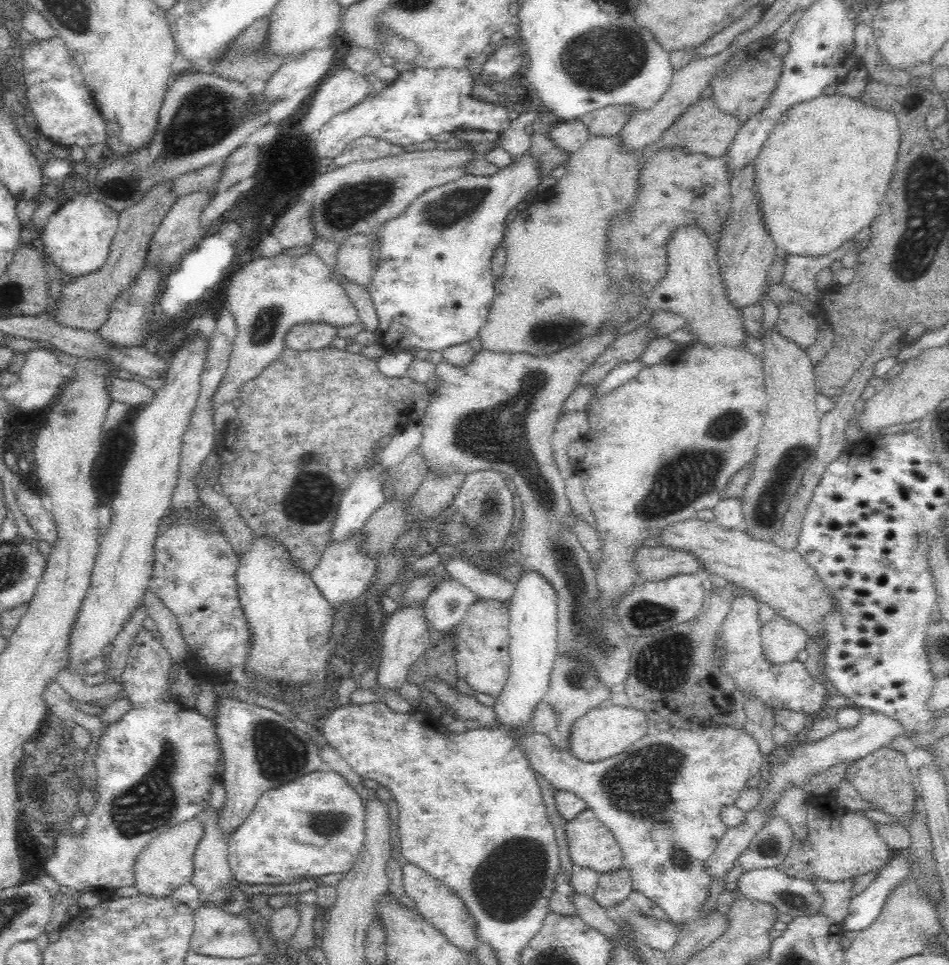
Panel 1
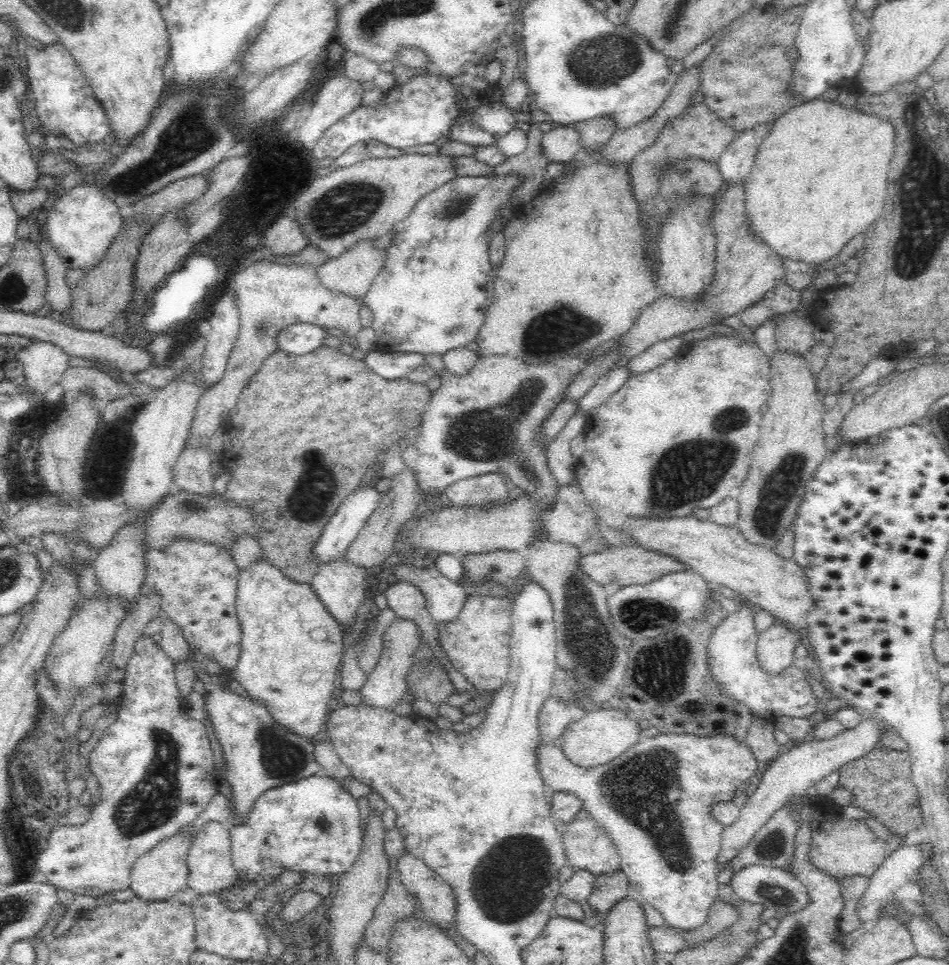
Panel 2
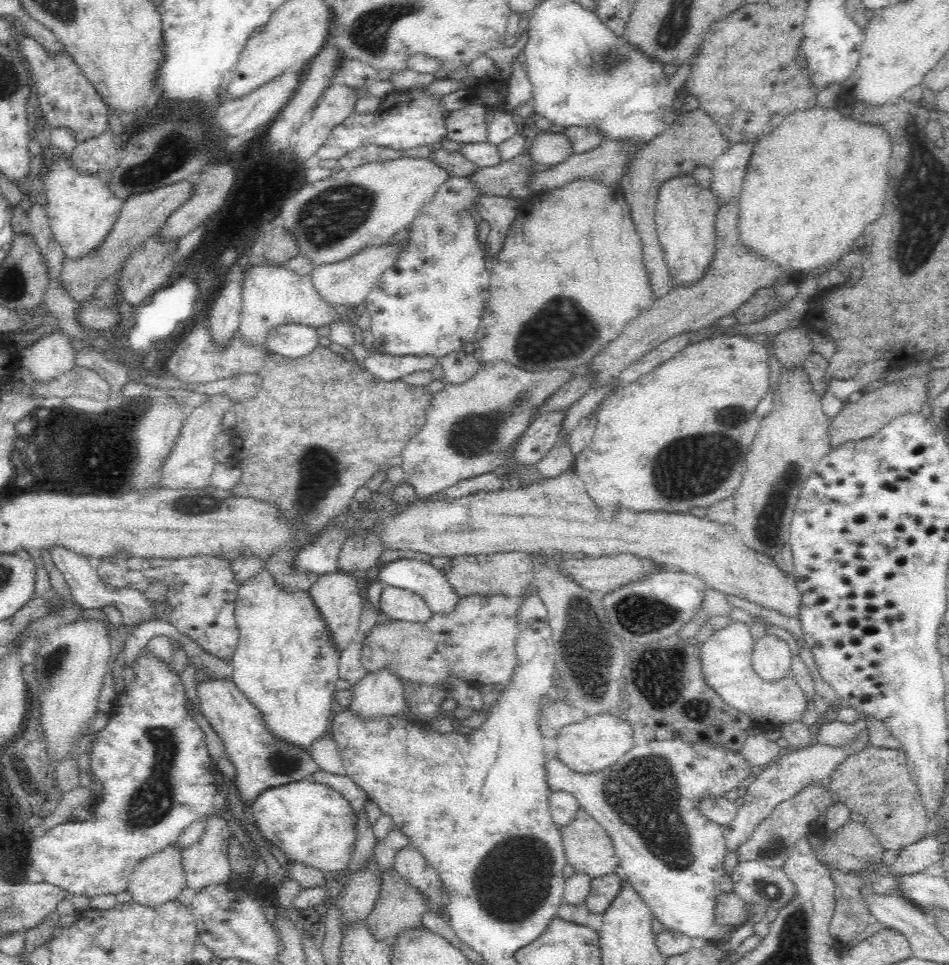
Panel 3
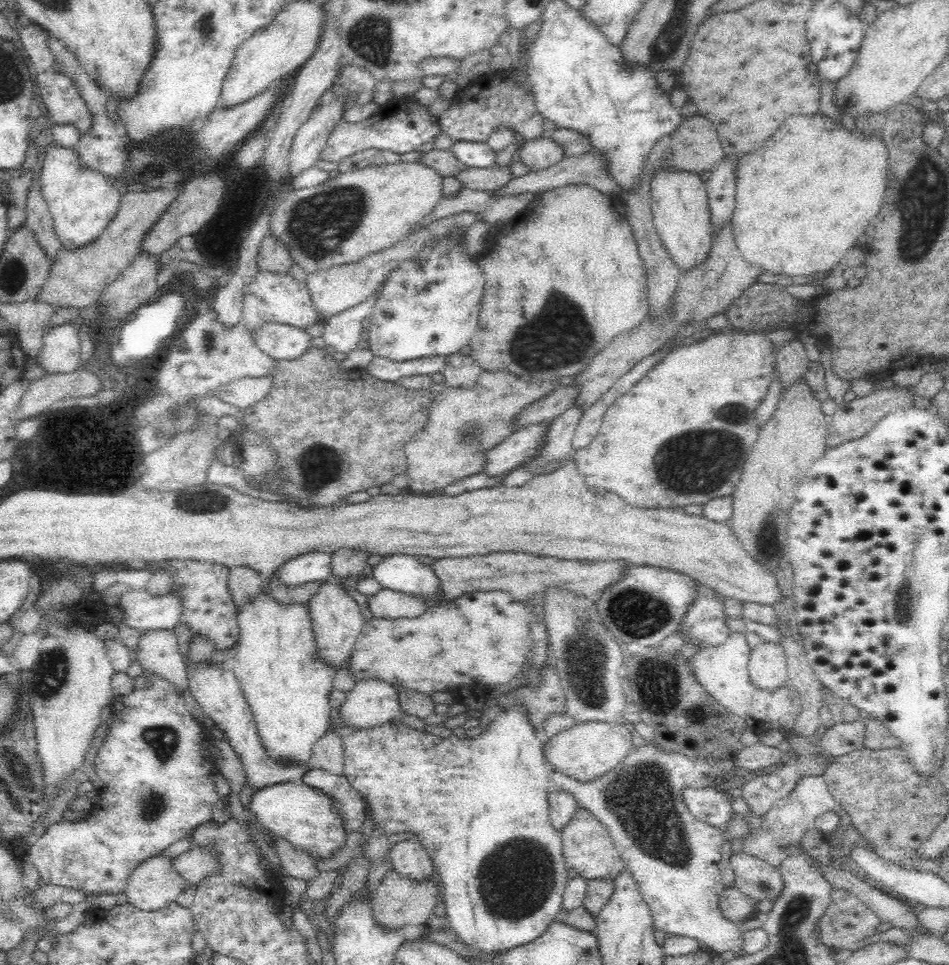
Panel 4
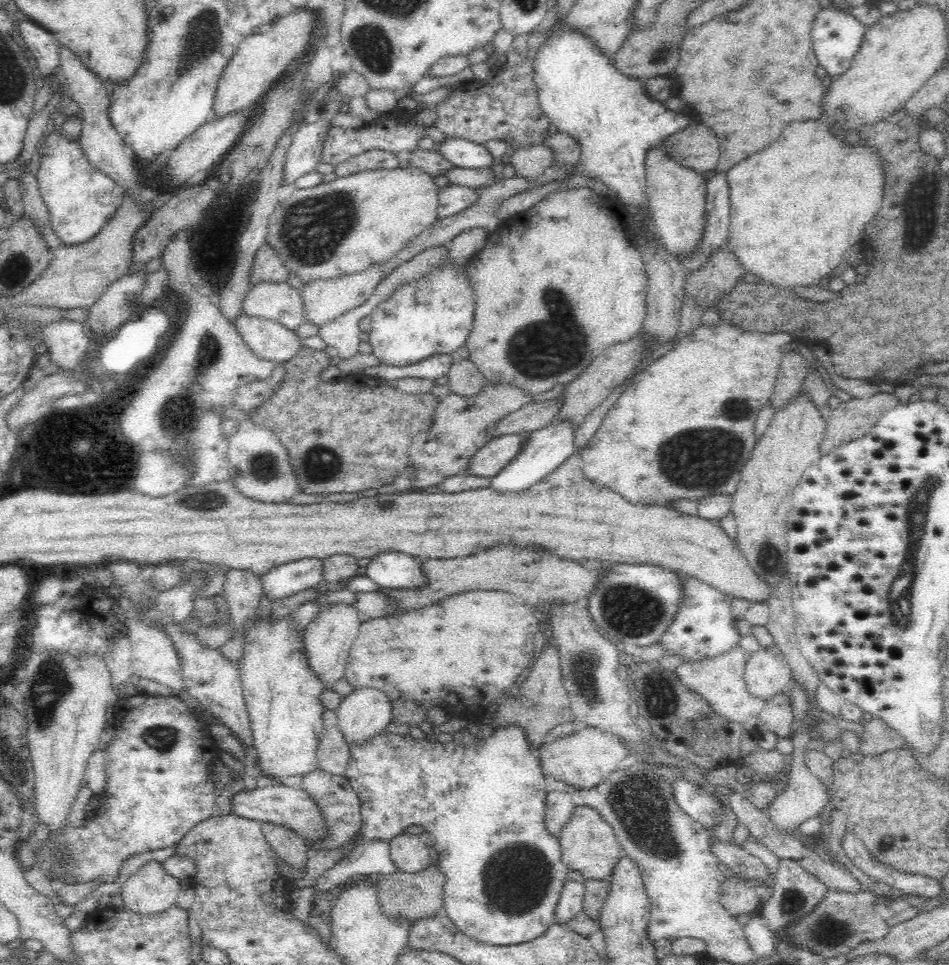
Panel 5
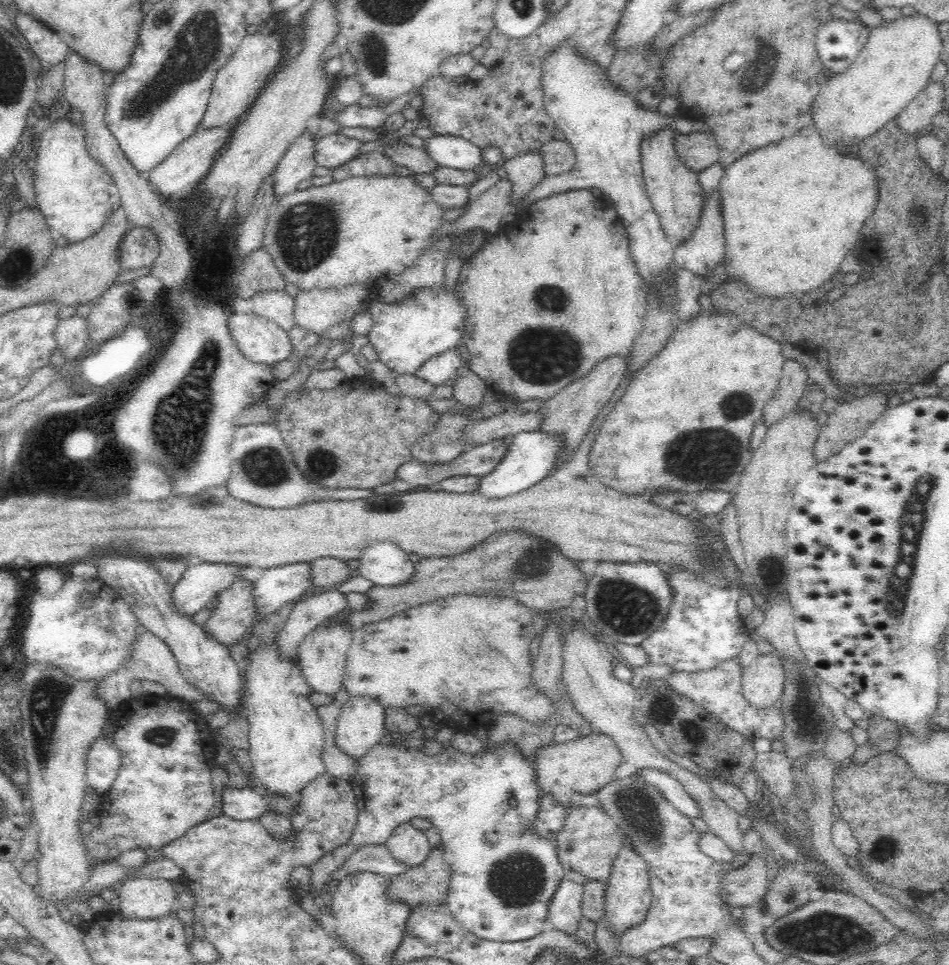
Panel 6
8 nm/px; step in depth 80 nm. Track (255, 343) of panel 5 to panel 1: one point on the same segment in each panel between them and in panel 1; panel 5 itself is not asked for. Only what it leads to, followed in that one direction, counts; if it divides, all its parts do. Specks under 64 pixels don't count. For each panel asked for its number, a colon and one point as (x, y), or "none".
1: (307, 336)
2: (300, 338)
3: (290, 340)
4: (279, 341)

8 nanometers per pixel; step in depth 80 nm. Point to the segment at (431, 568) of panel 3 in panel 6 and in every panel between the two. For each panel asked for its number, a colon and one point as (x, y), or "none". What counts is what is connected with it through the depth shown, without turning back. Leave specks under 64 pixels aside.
4: (404, 573)
5: (389, 569)
6: (383, 563)

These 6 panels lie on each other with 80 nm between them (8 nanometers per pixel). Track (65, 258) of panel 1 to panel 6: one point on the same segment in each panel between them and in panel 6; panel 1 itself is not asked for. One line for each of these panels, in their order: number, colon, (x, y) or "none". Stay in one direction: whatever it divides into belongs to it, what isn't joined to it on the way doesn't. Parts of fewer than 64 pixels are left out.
2: (83, 223)
3: (81, 210)
4: (82, 202)
5: (80, 198)
6: (77, 195)

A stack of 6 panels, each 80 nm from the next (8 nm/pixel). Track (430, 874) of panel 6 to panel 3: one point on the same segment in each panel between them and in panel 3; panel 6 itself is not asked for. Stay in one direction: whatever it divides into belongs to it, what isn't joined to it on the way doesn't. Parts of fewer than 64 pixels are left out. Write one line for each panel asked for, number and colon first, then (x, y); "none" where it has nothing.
3: (399, 907)
4: (398, 901)
5: (412, 896)

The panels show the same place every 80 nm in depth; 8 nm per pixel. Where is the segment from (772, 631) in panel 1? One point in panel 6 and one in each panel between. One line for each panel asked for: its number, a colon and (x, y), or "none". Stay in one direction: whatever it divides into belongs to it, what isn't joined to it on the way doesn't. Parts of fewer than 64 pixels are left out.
2: (776, 645)
3: (772, 658)
4: (767, 667)
5: (767, 673)
6: (762, 683)

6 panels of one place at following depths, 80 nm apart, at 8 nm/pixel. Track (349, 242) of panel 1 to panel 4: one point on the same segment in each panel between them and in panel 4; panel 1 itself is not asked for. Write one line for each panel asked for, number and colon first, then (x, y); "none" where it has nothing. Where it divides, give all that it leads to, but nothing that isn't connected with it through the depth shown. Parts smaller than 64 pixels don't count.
2: (352, 273)
3: (347, 282)
4: (336, 289)

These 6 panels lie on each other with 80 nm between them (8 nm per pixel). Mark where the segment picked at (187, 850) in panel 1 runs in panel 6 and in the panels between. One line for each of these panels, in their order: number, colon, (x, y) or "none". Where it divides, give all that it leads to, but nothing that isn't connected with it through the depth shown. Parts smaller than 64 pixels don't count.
2: (158, 874)
3: (159, 878)
4: (154, 883)
5: (150, 890)
6: (142, 898)

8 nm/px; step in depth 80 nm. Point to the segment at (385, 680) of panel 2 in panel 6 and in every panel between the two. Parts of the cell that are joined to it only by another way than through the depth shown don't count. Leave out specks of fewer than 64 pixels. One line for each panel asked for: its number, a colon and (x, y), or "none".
3: (380, 694)
4: (372, 703)
5: (364, 713)
6: (360, 727)

